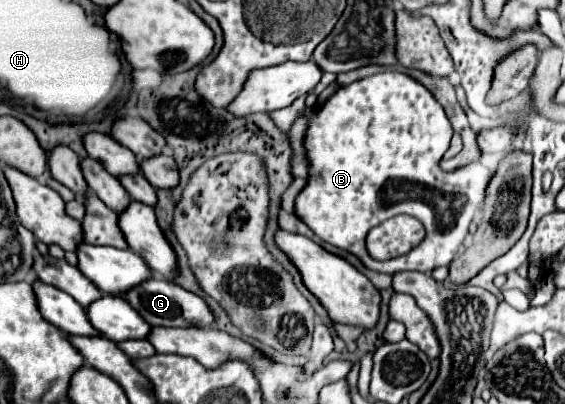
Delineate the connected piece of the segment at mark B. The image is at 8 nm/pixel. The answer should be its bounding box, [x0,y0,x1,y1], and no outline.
[295,71,493,273]

